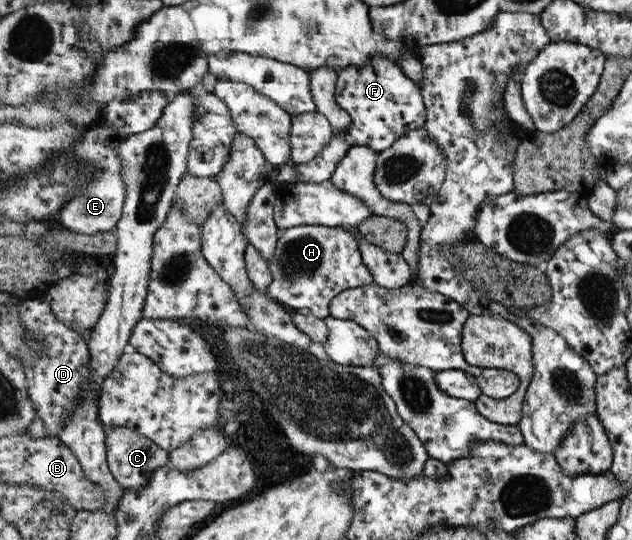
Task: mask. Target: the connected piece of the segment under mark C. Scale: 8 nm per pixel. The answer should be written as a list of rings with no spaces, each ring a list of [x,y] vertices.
[[[107,427],[107,432],[109,462],[116,479],[124,489],[146,486],[156,470],[171,465],[170,451],[160,447],[156,440],[147,436],[138,436],[134,429],[128,427]]]

